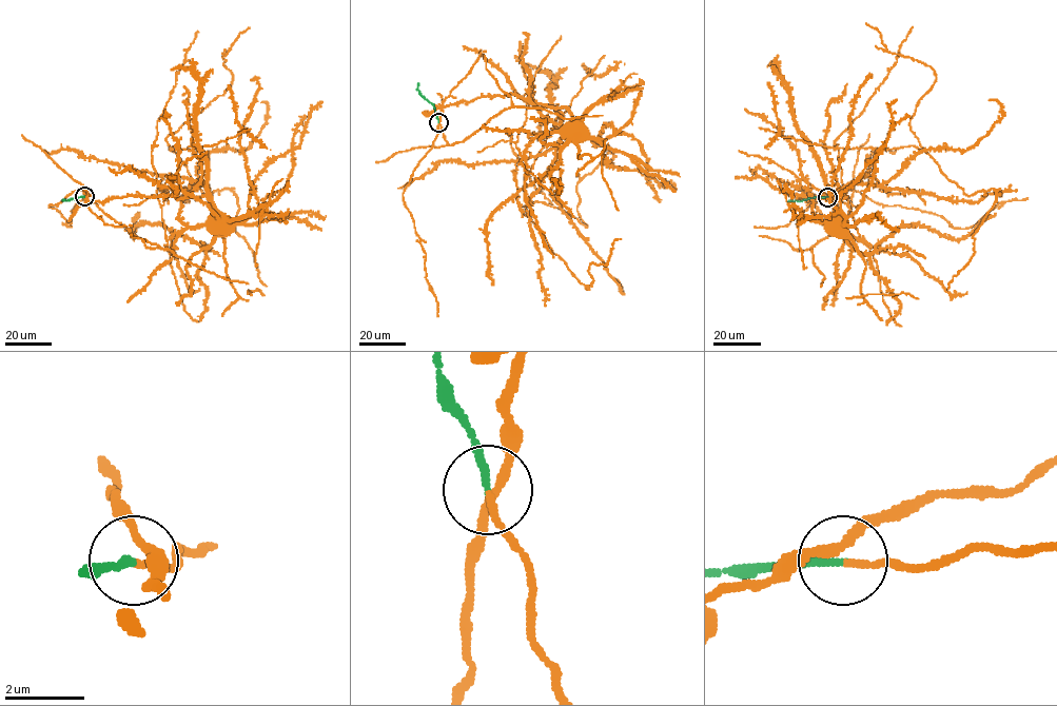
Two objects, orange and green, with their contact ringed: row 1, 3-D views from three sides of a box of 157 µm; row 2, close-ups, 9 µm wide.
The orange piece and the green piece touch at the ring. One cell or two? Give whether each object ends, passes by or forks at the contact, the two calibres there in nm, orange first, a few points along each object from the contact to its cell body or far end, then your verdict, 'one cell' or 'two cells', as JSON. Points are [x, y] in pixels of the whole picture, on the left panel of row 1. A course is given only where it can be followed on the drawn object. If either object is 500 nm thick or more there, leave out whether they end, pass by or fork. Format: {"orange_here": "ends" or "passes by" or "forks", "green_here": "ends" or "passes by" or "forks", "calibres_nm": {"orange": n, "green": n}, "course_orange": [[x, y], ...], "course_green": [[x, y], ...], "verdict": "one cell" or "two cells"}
{"orange_here": "forks", "green_here": "ends", "calibres_nm": {"orange": 150, "green": 180}, "course_orange": [[84, 196], [89, 202], [129, 195], [206, 196], [217, 218]], "course_green": [[84, 196], [64, 200]], "verdict": "one cell"}

